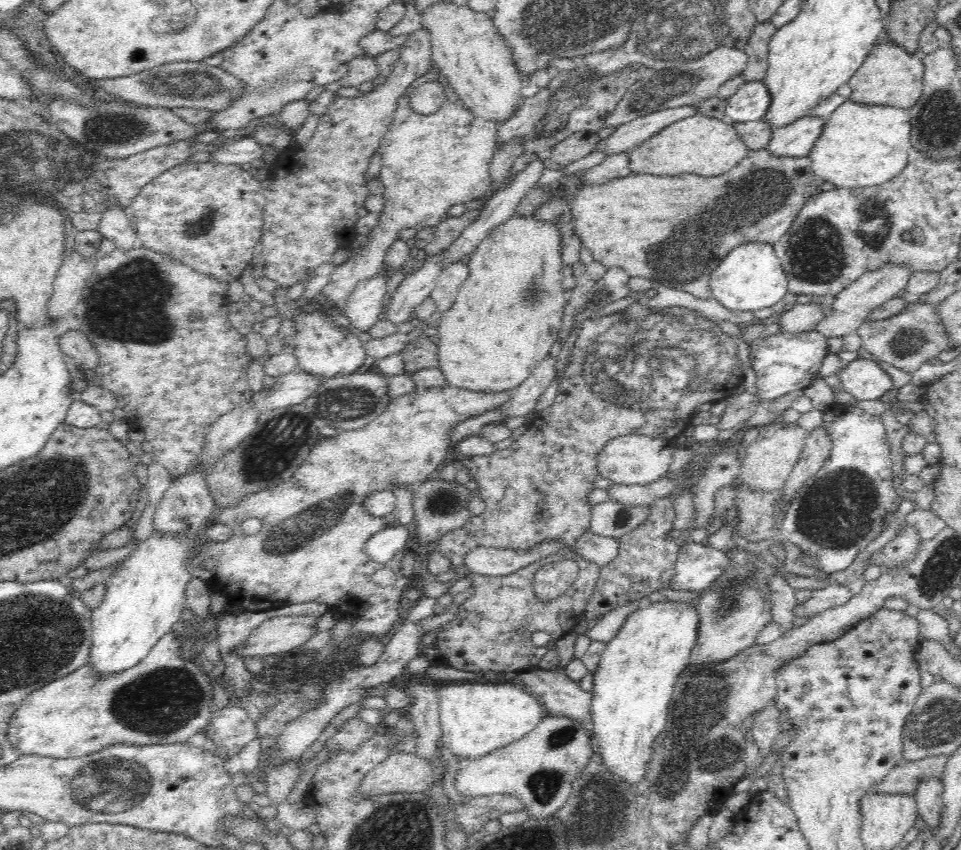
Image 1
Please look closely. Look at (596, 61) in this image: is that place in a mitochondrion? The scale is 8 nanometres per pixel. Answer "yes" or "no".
yes

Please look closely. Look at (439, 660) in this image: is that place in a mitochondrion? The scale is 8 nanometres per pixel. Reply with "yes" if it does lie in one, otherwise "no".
no

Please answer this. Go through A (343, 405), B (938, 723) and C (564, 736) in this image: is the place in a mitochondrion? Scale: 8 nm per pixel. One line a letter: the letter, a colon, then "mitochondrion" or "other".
A: mitochondrion
B: mitochondrion
C: mitochondrion

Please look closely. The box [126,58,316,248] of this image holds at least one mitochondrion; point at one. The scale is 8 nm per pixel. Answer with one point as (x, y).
(191, 84)

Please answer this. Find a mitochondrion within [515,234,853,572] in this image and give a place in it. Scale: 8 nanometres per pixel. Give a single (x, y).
(634, 382)

